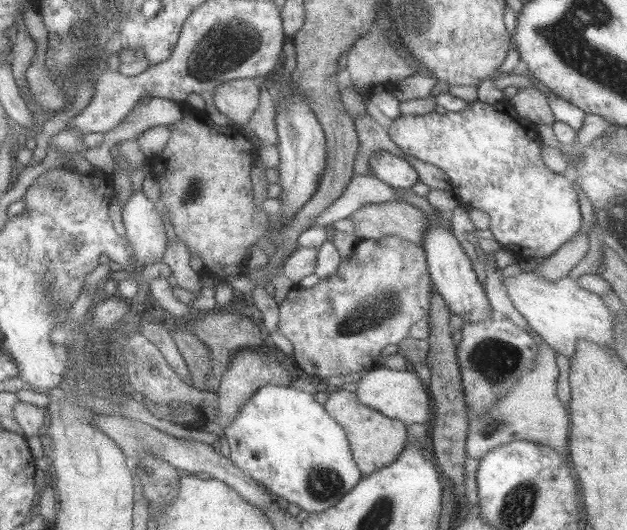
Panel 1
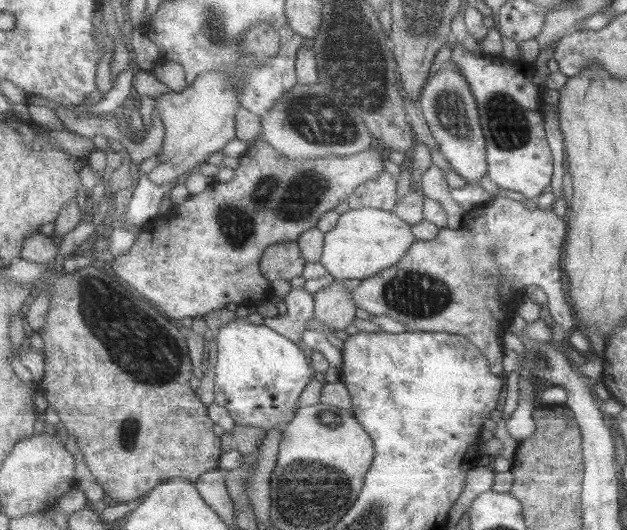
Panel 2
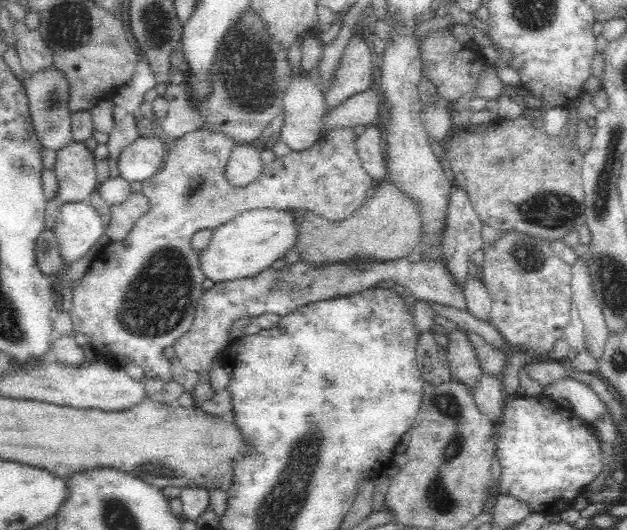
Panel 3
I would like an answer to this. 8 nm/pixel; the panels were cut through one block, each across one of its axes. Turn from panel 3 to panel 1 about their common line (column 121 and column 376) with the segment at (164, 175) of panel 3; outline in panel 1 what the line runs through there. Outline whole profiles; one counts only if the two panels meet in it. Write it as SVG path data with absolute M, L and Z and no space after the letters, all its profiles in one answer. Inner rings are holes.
M388 236L388 238L378 239L361 239L356 243L354 252L344 258L342 262L342 271L338 275L321 279L320 282L312 288L301 286L293 287L287 298L280 305L280 322L279 327L283 334L293 343L295 353L294 358L301 371L313 379L320 378L321 381L329 380L334 376L362 375L365 372L373 371L381 366L382 352L390 345L398 345L402 340L412 336L413 328L416 323L424 320L431 312L431 298L434 291L434 281L431 279L430 269L428 268L428 253L423 245L416 244L412 240L406 240L402 236Z

